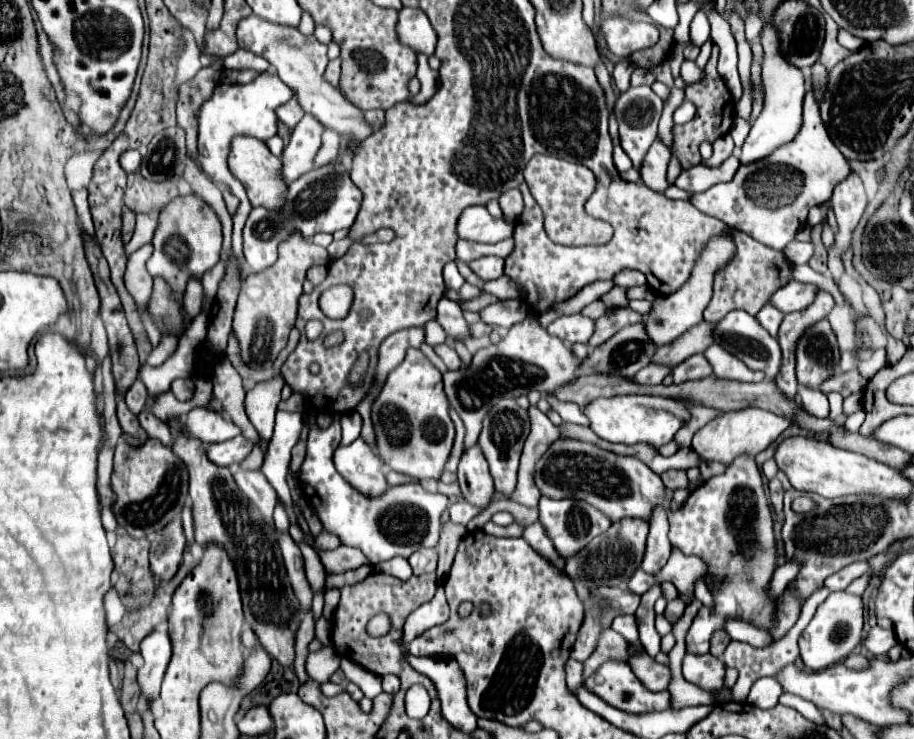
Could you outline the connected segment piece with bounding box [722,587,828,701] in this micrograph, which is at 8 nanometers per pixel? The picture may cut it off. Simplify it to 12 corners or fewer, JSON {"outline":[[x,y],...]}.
{"outline":[[826,597],[804,603],[796,625],[768,647],[730,641],[722,661],[740,671],[736,701],[758,677],[776,675],[798,657],[798,637]]}

